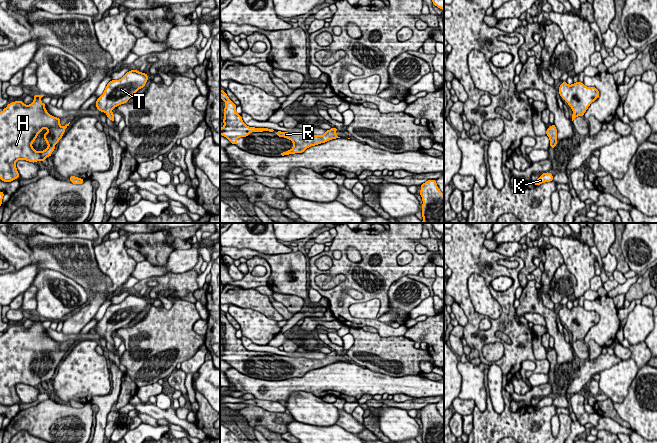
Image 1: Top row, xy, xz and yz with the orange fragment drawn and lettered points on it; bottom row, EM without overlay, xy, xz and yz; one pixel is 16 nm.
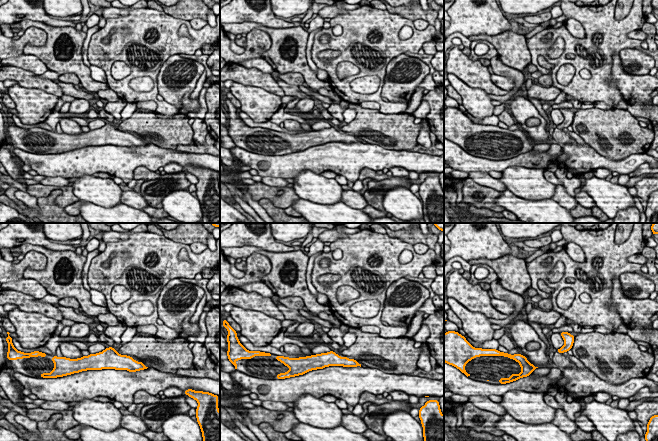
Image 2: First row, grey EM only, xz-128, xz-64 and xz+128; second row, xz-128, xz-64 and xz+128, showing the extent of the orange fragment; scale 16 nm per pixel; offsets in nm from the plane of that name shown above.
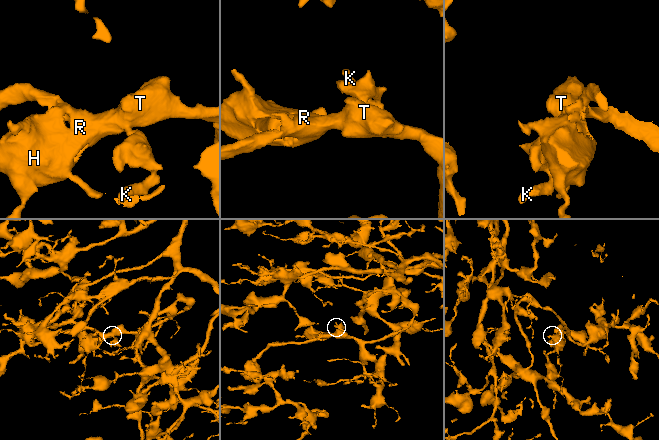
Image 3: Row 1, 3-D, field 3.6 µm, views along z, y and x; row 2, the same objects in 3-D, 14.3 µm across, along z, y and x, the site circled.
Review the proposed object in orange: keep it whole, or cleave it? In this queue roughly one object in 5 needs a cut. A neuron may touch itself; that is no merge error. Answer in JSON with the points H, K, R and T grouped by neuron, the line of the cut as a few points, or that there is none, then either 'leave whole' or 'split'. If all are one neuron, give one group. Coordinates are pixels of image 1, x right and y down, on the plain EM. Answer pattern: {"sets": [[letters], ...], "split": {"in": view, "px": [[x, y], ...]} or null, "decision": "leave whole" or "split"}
{"sets": [["H", "K", "R", "T"]], "split": null, "decision": "leave whole"}

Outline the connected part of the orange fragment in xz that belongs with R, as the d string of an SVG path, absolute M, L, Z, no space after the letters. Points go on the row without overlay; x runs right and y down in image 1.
M333 351L330 354L326 354L326 356L323 359L310 359L304 357L293 358L288 356L276 355L277 360L287 362L291 364L293 367L293 372L287 374L286 376L280 377L280 380L302 377L311 370L325 367L332 363L340 362L336 358L337 354L338 353L336 351Z

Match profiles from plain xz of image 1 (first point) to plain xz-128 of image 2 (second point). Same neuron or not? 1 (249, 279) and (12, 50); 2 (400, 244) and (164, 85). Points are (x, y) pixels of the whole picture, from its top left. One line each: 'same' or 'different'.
1: same
2: different

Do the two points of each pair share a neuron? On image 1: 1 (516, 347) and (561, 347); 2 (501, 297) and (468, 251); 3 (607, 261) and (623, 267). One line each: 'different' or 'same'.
1: different
2: same
3: different

